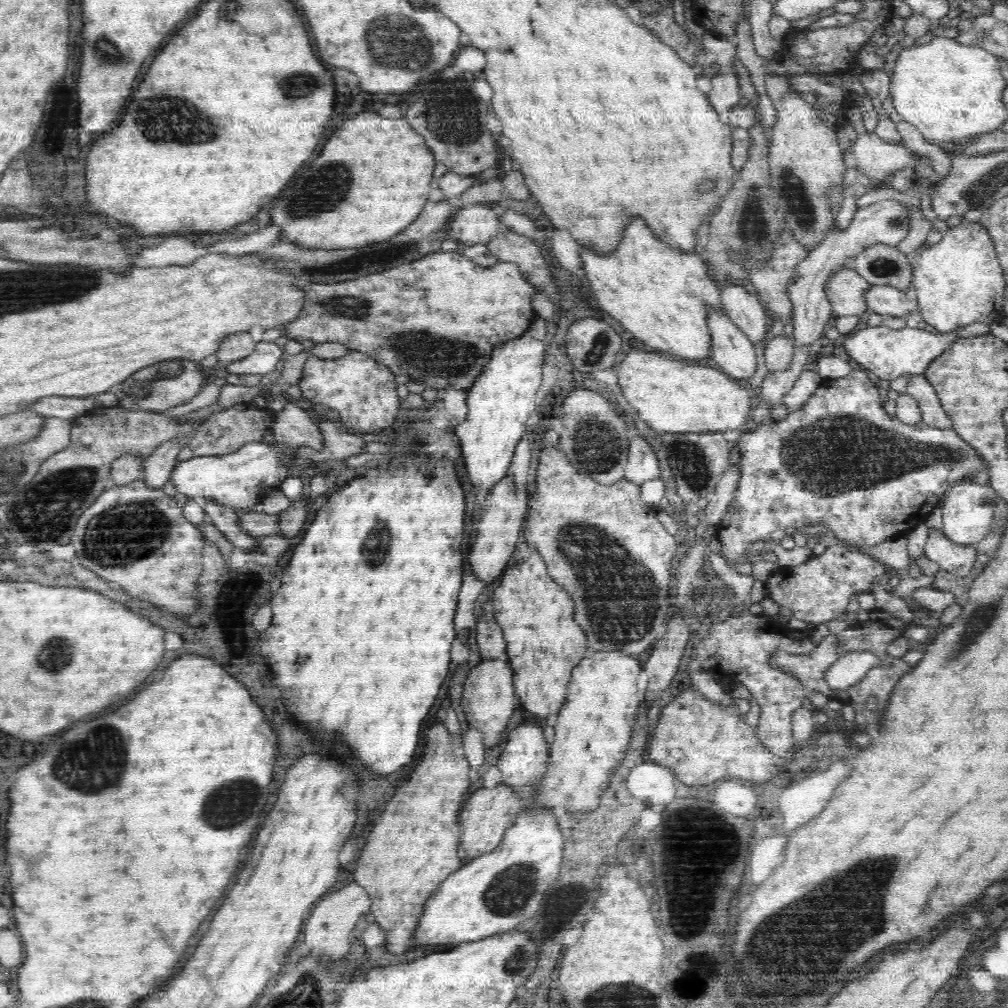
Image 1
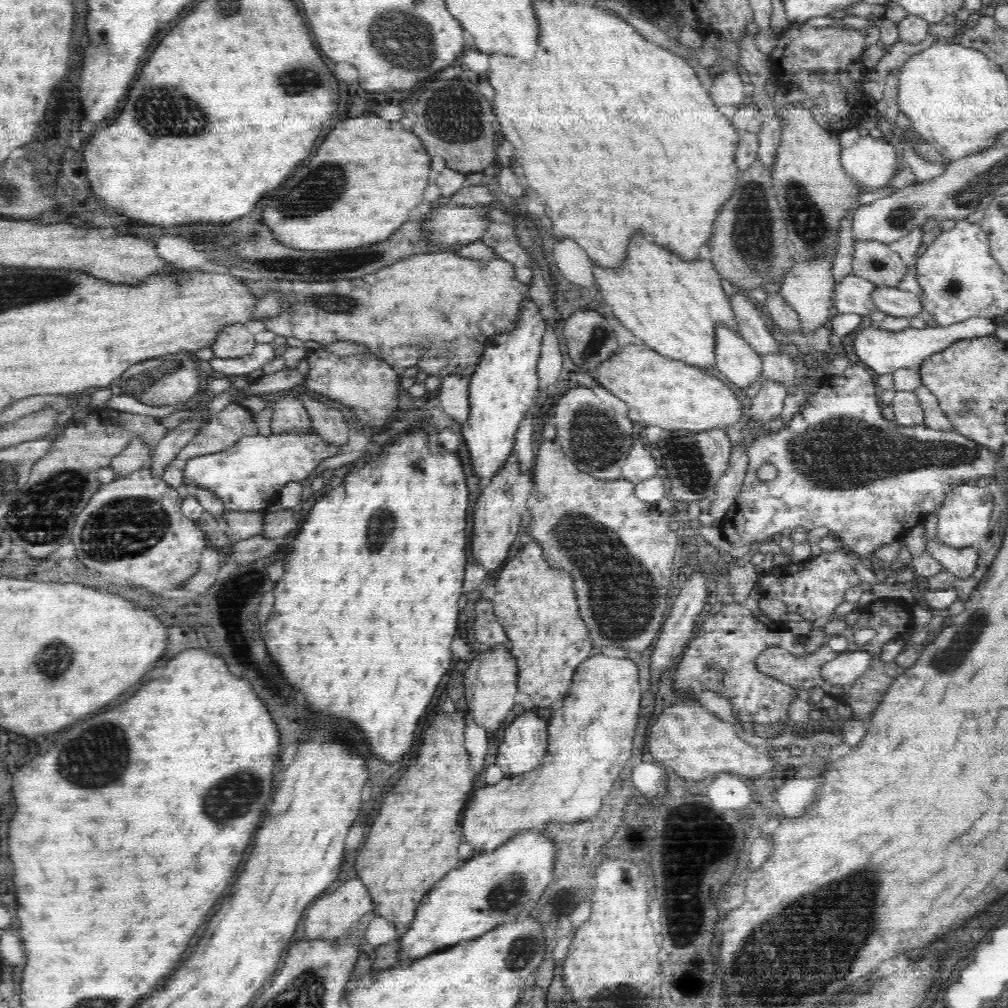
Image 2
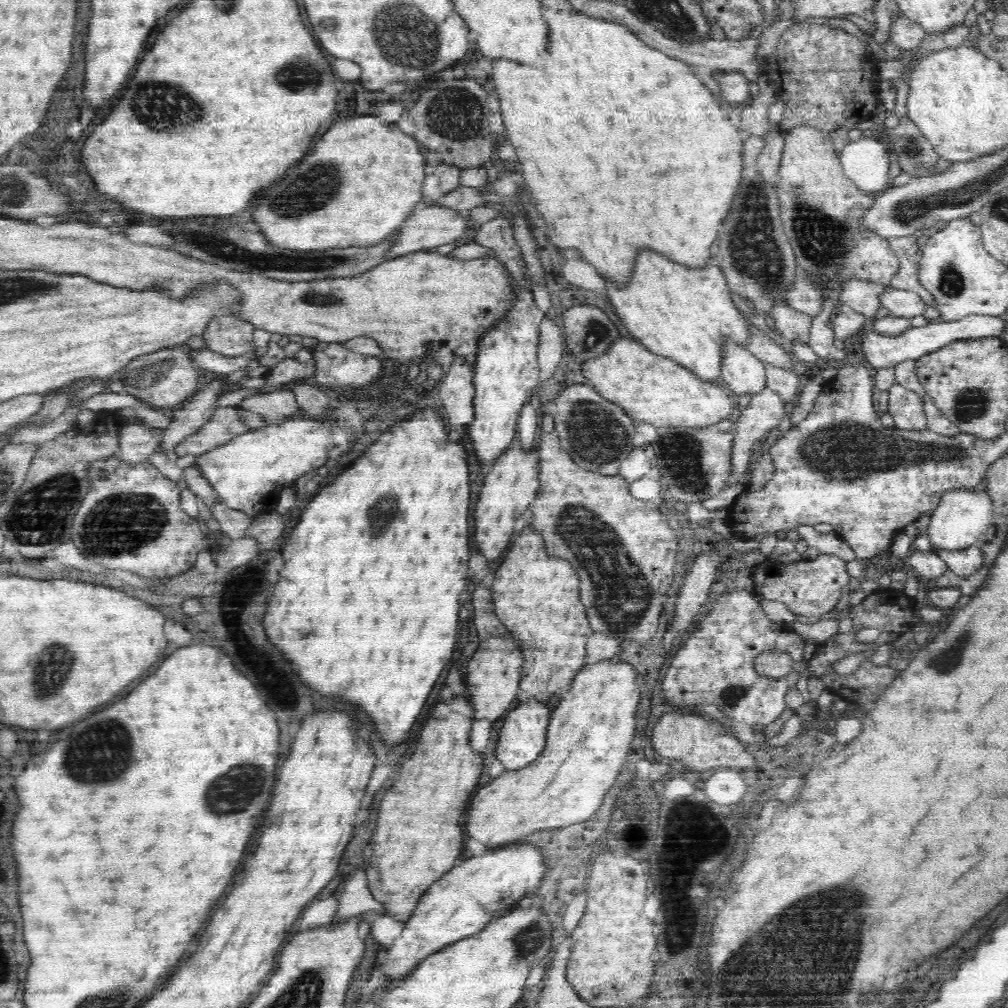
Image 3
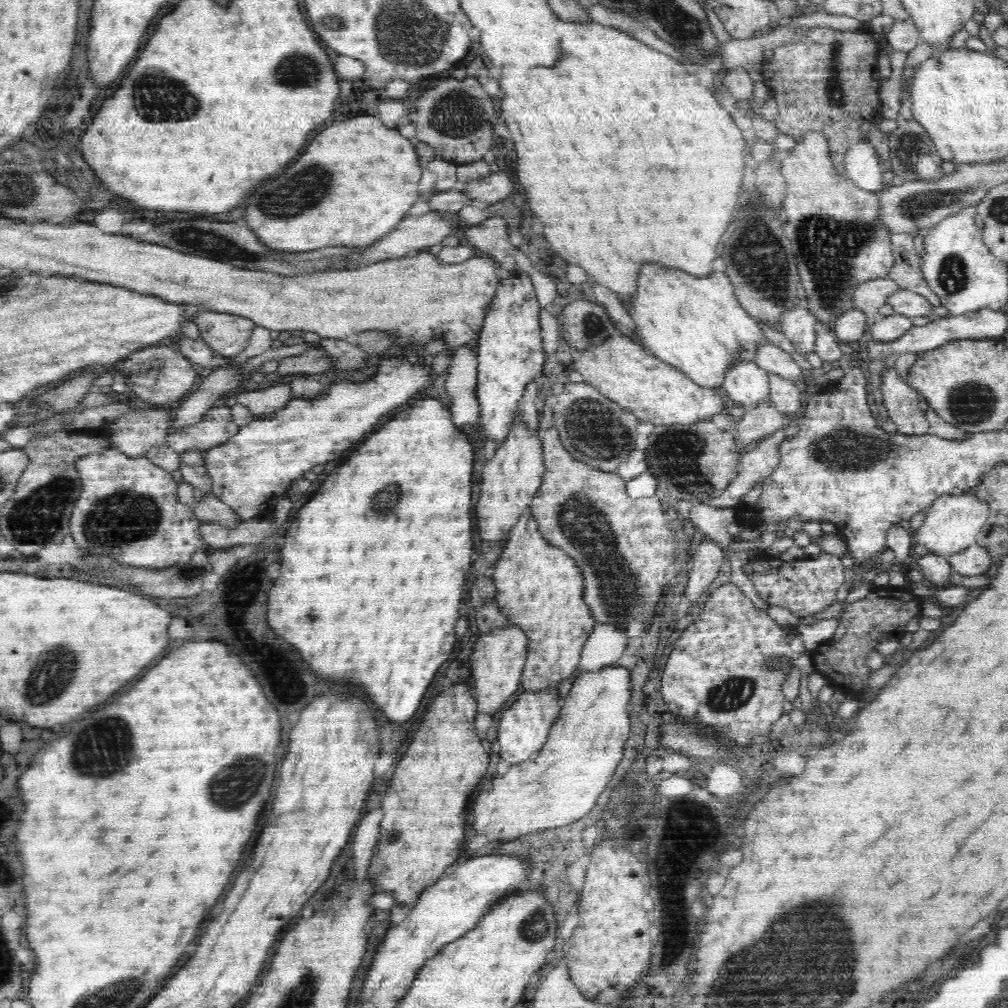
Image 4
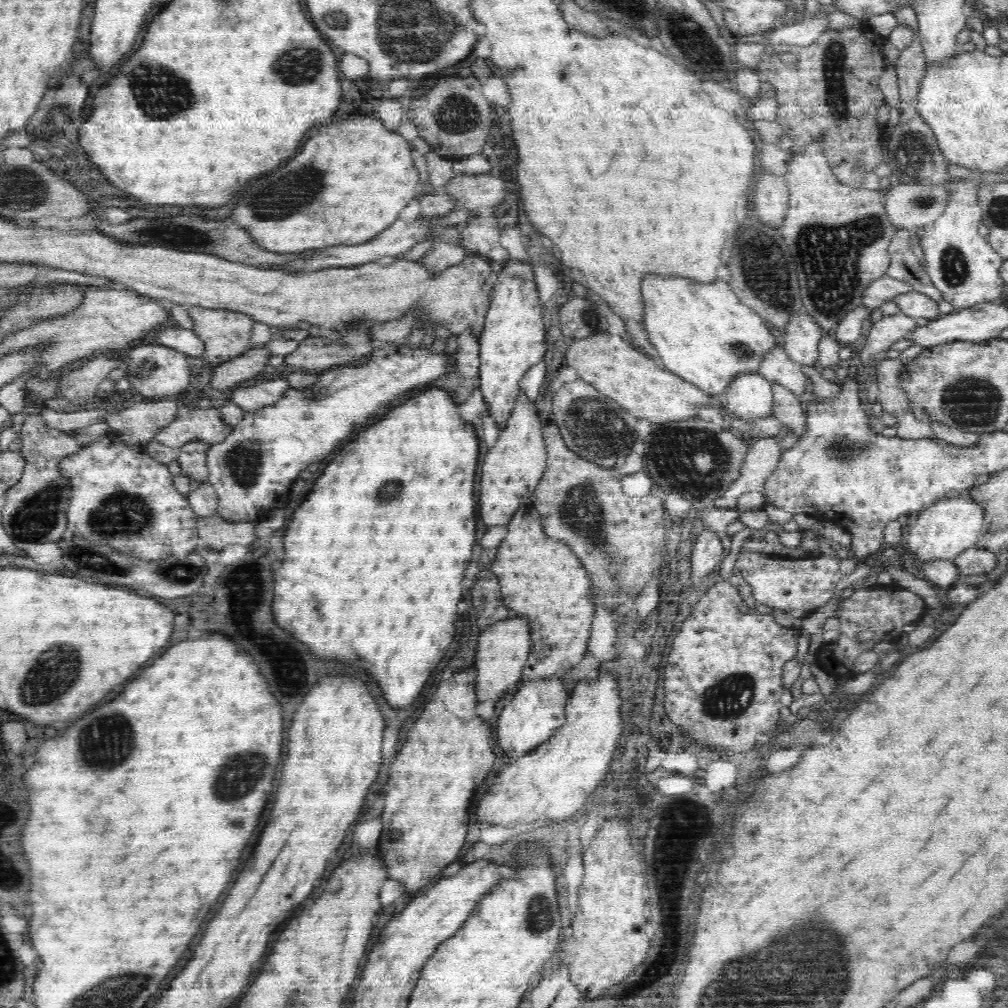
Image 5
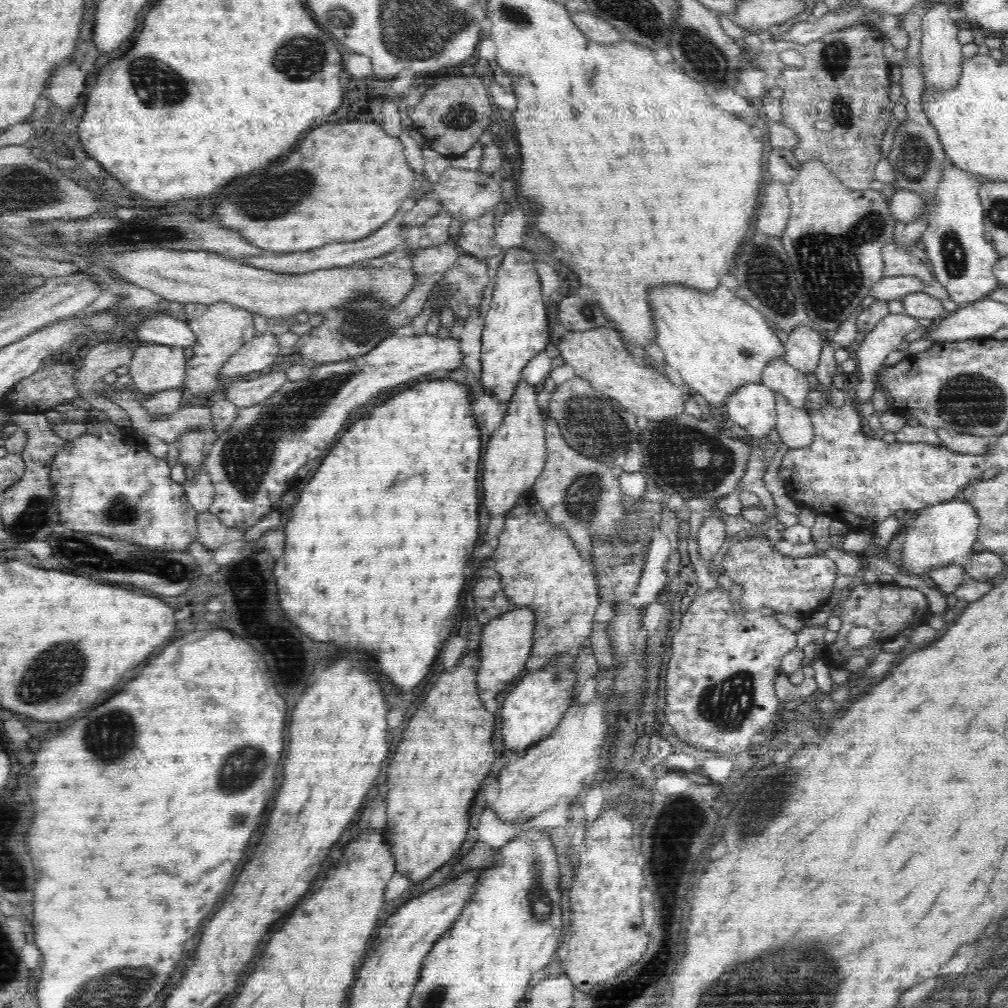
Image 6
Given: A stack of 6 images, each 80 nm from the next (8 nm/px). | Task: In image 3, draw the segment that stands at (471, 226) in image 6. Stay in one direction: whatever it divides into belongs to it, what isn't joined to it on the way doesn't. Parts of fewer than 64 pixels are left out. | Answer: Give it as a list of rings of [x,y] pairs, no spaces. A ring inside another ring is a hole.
[[[501,216],[486,223],[477,225],[474,242],[490,249],[490,256],[500,261],[510,272],[516,282],[530,289],[530,282],[522,271],[522,253],[513,235],[510,220]]]

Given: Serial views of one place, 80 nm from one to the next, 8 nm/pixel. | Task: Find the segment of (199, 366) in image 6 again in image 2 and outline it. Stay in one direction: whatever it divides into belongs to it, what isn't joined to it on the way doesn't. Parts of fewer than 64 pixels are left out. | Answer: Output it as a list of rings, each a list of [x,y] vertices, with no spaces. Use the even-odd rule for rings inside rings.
[[[233,323],[216,334],[212,350],[218,358],[239,358],[251,354],[256,343],[255,336],[243,323]]]

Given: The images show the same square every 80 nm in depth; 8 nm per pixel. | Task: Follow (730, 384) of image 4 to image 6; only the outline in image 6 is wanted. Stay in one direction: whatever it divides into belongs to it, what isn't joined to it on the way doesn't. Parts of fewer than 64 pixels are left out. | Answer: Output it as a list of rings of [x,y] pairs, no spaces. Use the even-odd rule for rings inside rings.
[[[763,383],[760,386],[744,386],[732,398],[728,398],[726,410],[730,423],[740,424],[752,438],[764,438],[776,428],[777,410],[774,391]]]

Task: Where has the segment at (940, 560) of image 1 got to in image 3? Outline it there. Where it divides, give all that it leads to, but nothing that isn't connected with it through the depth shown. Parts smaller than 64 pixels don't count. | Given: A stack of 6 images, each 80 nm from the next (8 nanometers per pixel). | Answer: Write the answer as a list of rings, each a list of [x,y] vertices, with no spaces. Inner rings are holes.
[[[972,545],[962,550],[935,550],[935,552],[946,564],[947,567],[963,578],[974,574],[983,568],[983,551],[978,545]]]

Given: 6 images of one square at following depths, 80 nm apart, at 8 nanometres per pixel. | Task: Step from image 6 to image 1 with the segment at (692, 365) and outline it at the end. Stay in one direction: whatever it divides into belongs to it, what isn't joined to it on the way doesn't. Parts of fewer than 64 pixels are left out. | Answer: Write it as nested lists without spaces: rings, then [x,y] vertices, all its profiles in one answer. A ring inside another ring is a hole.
[[[644,222],[628,226],[620,252],[597,256],[579,245],[583,271],[597,306],[630,330],[638,340],[656,348],[656,352],[676,354],[688,360],[711,355],[712,337],[706,324],[707,308],[723,312],[718,288],[706,274],[698,254],[681,253],[652,236]]]

